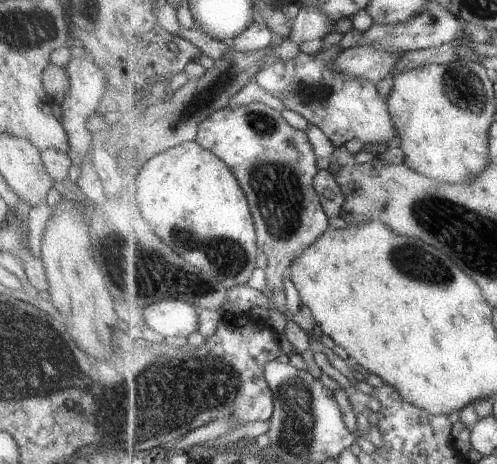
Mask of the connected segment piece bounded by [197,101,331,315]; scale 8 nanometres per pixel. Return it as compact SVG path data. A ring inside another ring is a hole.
M254 101L242 106L231 104L229 107L214 112L212 116L206 117L199 126L197 141L204 148L215 152L220 158L227 161L243 184L254 212L259 245L267 255L269 262L266 275L269 286L273 288L273 294L270 296L274 296L273 308L285 315L287 306L284 276L286 277L296 257L303 255L313 244L316 244L316 241L324 236L324 233L331 227L330 216L324 210L323 200L315 187L315 178L321 170L318 169L318 156L314 152L314 146L312 146L308 134L306 131L294 128L284 118L282 111L270 108L265 103Z

